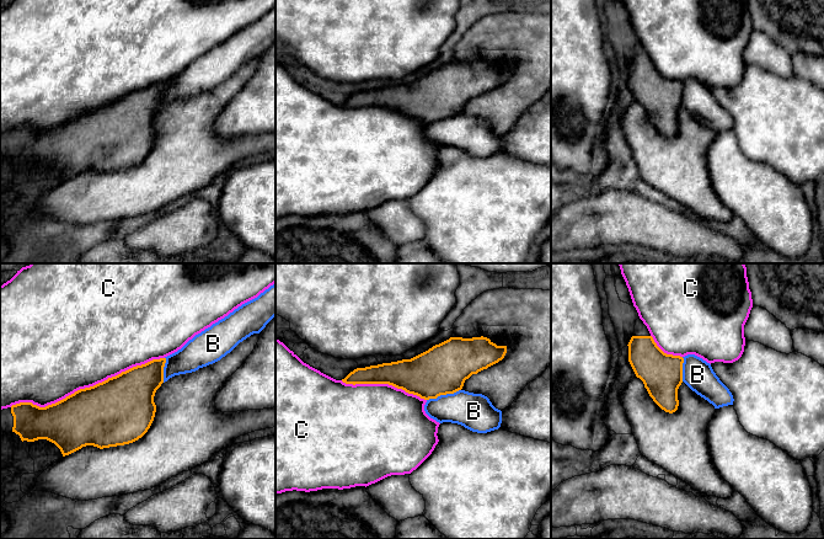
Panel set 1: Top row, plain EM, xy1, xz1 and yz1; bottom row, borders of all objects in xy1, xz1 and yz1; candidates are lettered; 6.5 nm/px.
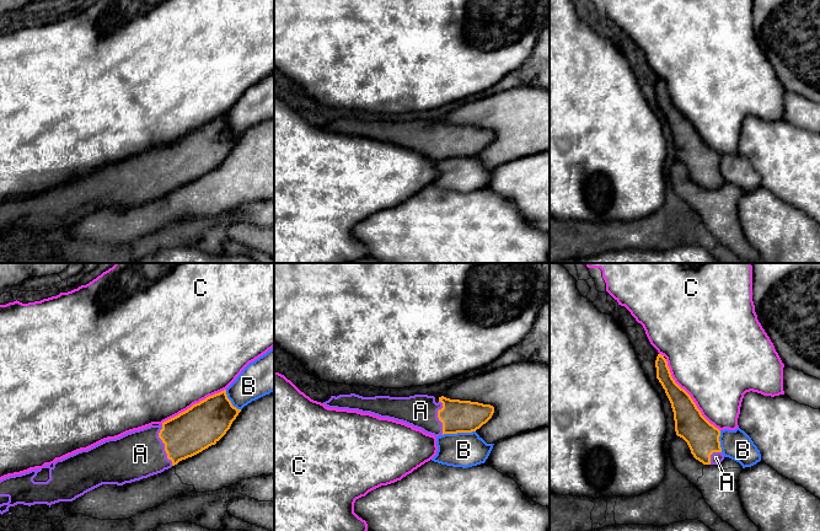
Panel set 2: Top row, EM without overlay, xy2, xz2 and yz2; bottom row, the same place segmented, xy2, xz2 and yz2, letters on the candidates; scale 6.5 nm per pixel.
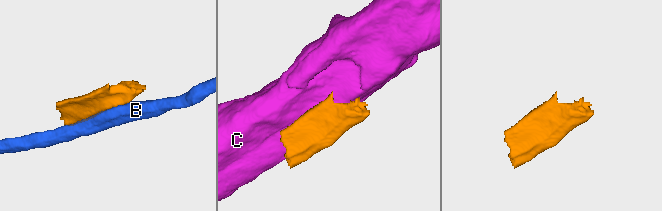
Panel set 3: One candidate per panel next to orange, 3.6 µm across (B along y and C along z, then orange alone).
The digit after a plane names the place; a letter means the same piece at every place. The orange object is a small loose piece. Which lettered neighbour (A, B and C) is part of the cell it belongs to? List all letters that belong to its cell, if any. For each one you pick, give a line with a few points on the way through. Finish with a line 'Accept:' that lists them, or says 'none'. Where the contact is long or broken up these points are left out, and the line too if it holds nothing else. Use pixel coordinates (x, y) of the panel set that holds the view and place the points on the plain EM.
Accept: A

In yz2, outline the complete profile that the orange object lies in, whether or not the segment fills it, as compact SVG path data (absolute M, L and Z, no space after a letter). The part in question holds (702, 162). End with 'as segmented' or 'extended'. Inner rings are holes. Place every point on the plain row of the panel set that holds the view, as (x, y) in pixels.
M664 80L655 85L656 103L671 128L676 160L682 162L696 184L703 189L718 189L724 184L720 155L711 149L697 133L691 120L671 101Z; extended

